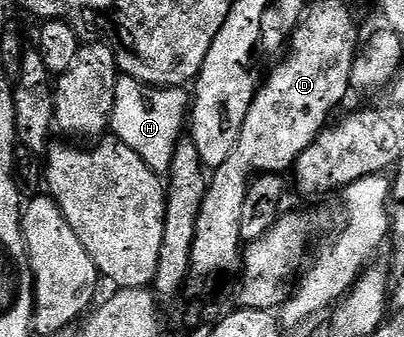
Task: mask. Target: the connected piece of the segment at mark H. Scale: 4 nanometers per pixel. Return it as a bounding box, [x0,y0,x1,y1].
[109,76,192,174]

